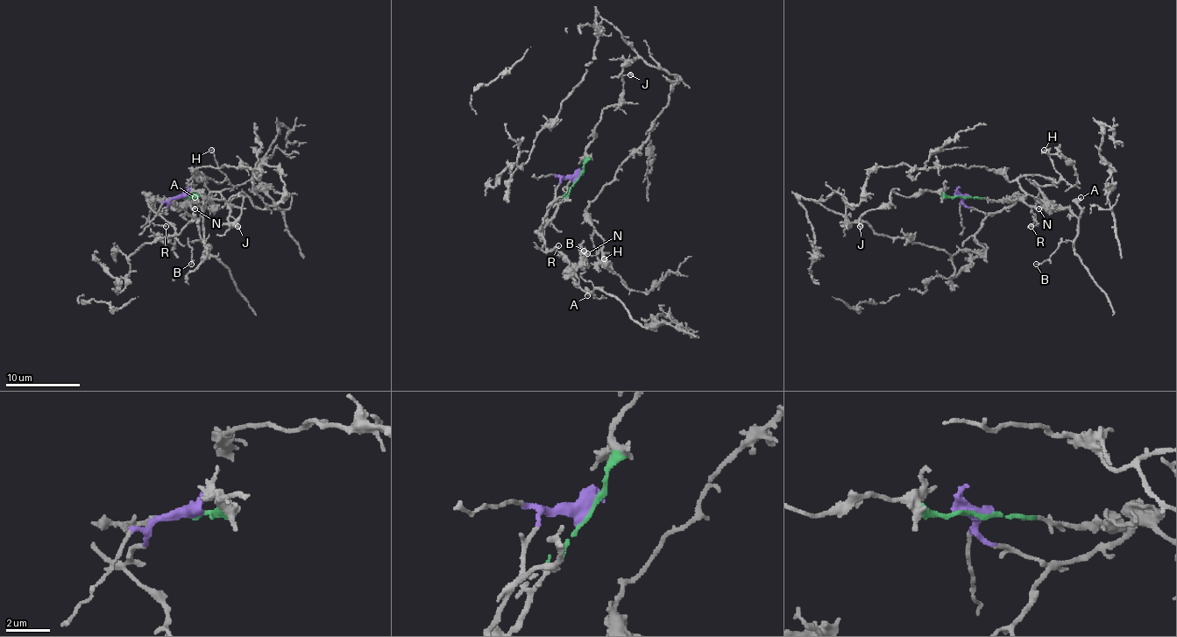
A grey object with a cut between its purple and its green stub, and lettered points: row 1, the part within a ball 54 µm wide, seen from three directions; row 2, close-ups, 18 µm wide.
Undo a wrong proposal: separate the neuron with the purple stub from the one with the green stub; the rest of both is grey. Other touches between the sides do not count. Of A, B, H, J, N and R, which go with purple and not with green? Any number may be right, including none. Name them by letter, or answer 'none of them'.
A, B, N, R

